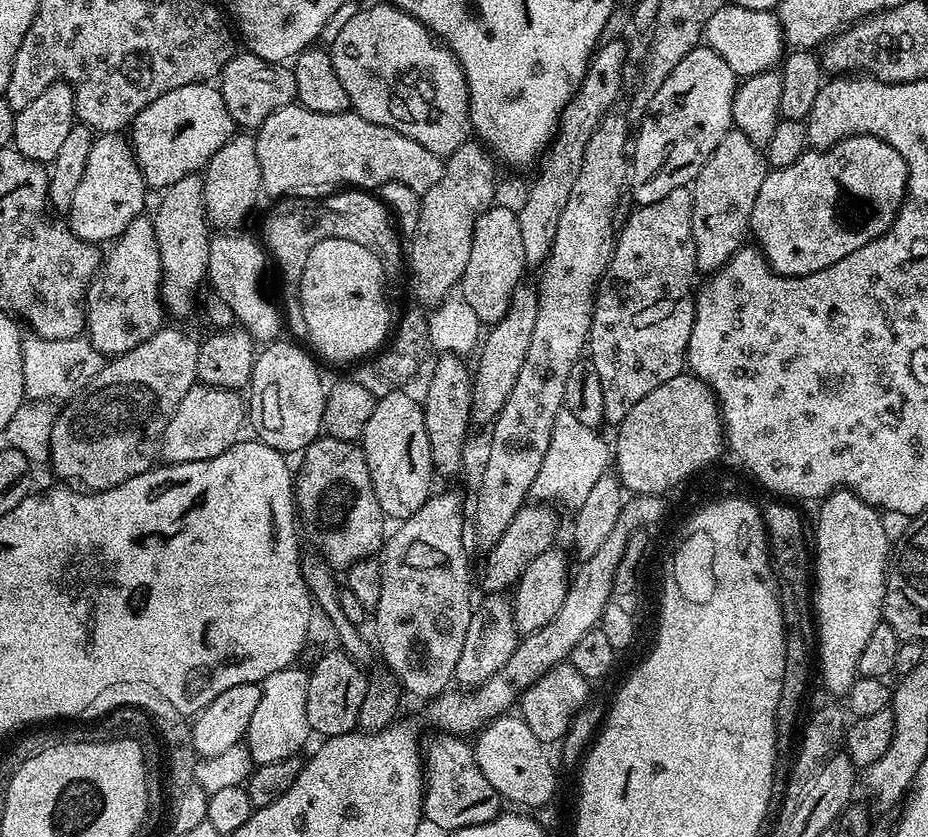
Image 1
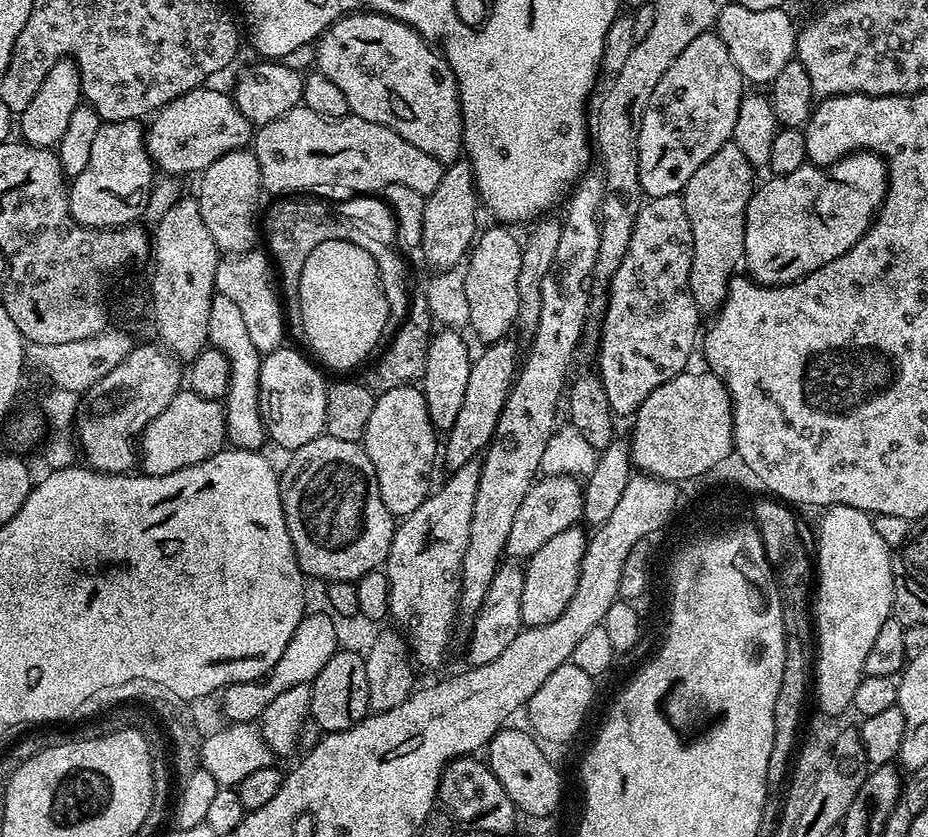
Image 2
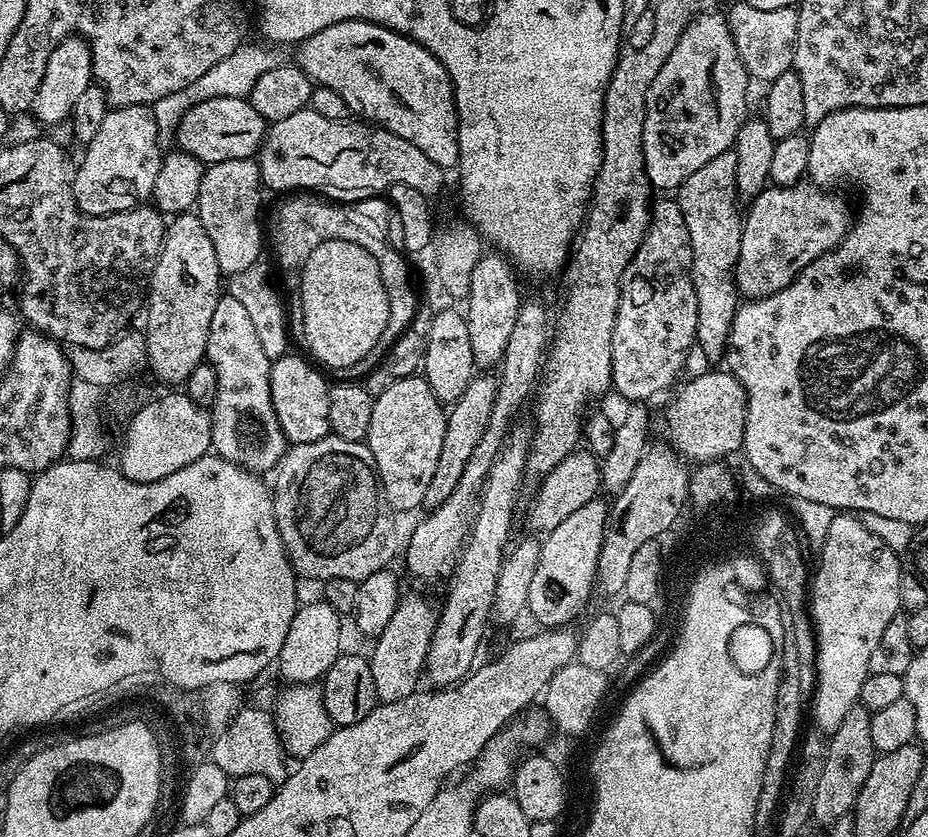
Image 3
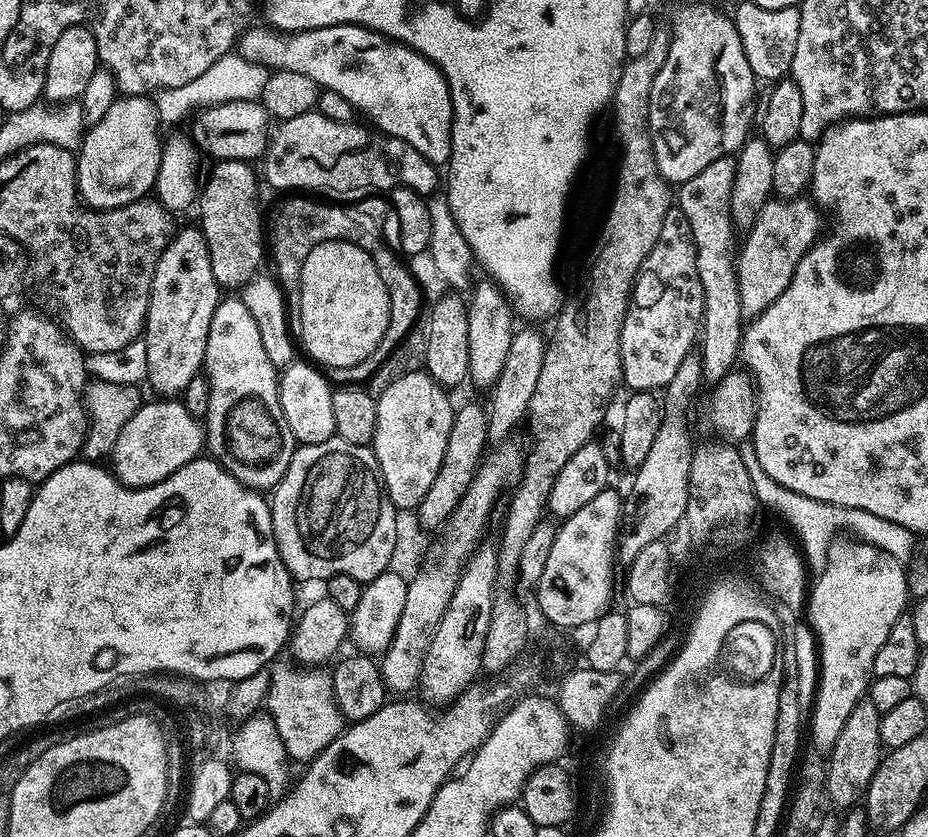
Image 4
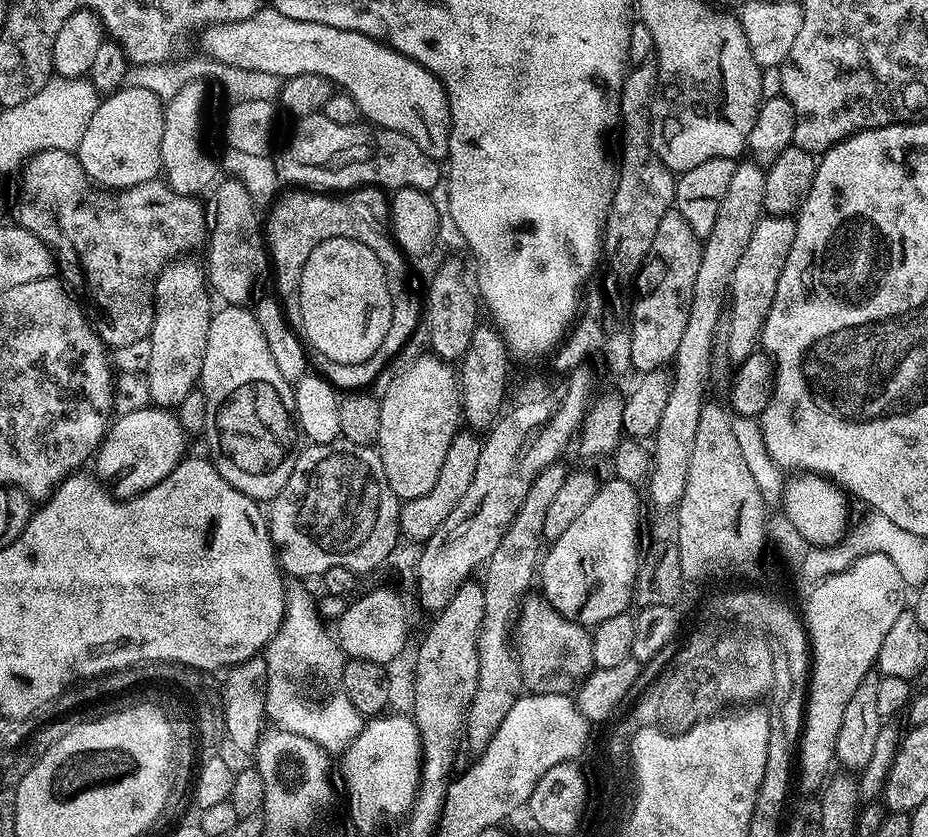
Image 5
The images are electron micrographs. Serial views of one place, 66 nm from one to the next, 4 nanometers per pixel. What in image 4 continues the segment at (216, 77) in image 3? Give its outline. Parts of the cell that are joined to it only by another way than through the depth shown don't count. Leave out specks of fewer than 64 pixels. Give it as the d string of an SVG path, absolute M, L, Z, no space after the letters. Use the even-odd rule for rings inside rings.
M231 52L215 60L214 64L193 81L183 86L159 89L154 96L156 112L163 125L180 121L190 110L222 105L226 102L259 100L271 71L263 64L244 59L238 52Z

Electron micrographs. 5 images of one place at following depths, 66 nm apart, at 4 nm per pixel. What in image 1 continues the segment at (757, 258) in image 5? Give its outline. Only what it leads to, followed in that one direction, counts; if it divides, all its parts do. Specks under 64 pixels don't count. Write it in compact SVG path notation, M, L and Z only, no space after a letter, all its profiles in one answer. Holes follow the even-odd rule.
M848 136L845 140L836 140L833 145L833 148L828 148L825 152L806 151L802 154L802 158L798 158L798 162L790 162L790 166L771 169L762 182L761 189L758 190L758 196L754 201L750 232L753 237L756 235L755 243L768 259L768 267L779 276L809 276L826 270L826 266L834 266L834 262L846 258L846 254L854 254L854 250L862 250L862 246L874 242L882 234L886 234L886 230L890 230L904 197L908 194L908 164L902 158L902 154L894 150L894 146L873 136Z

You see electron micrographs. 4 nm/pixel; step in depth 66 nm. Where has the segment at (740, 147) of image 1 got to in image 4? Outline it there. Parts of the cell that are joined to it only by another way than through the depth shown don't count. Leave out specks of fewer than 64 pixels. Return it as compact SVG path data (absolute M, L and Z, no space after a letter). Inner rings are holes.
M723 156L710 163L693 178L679 185L676 202L690 223L694 237L696 265L699 281L702 282L704 319L701 323L700 357L703 362L703 380L713 388L737 365L740 344L743 340L744 317L741 314L741 299L738 297L734 260L730 254L734 226L728 215L730 190L733 189L736 161Z

